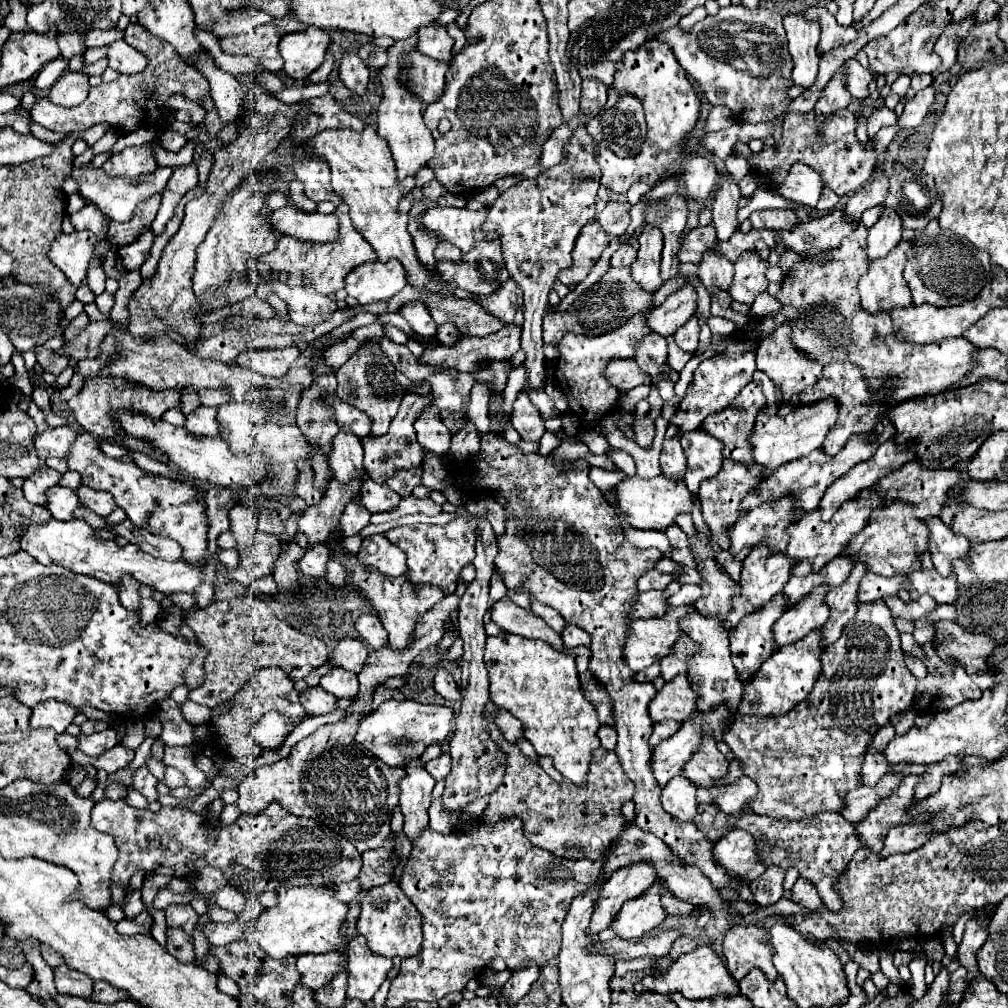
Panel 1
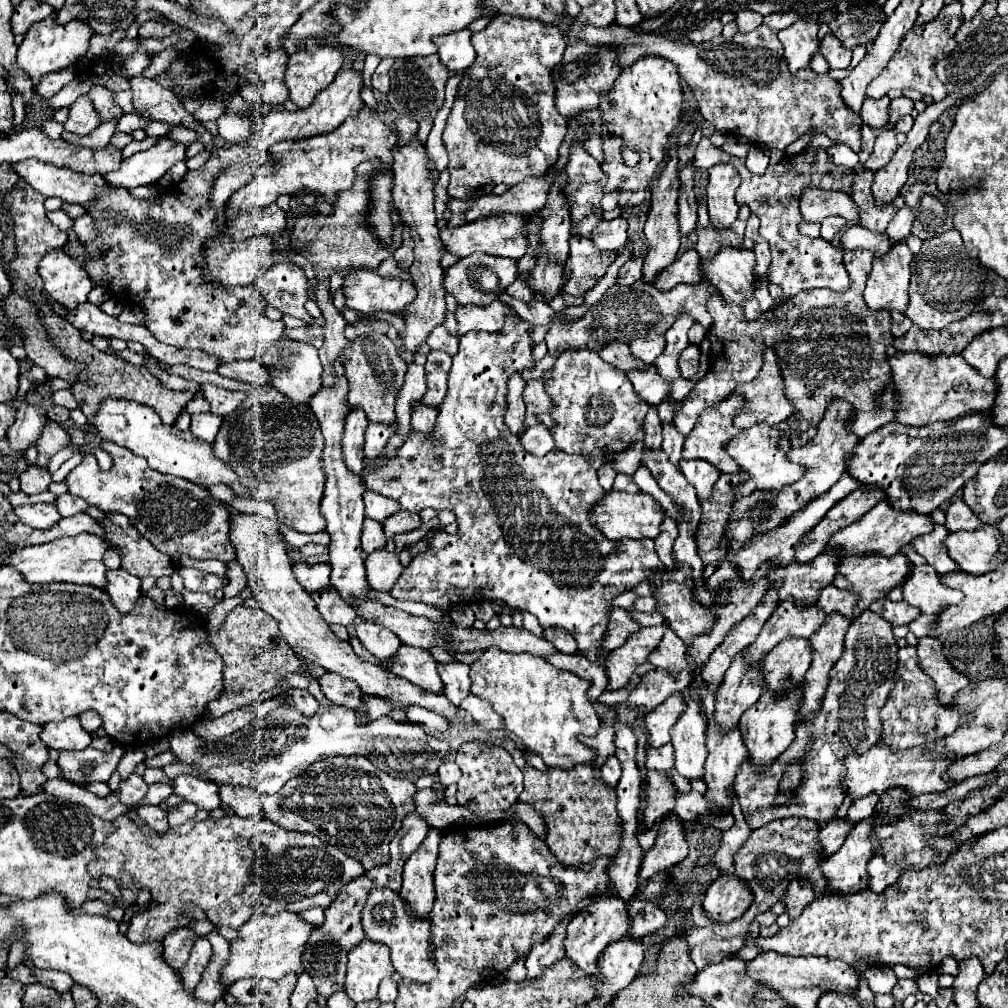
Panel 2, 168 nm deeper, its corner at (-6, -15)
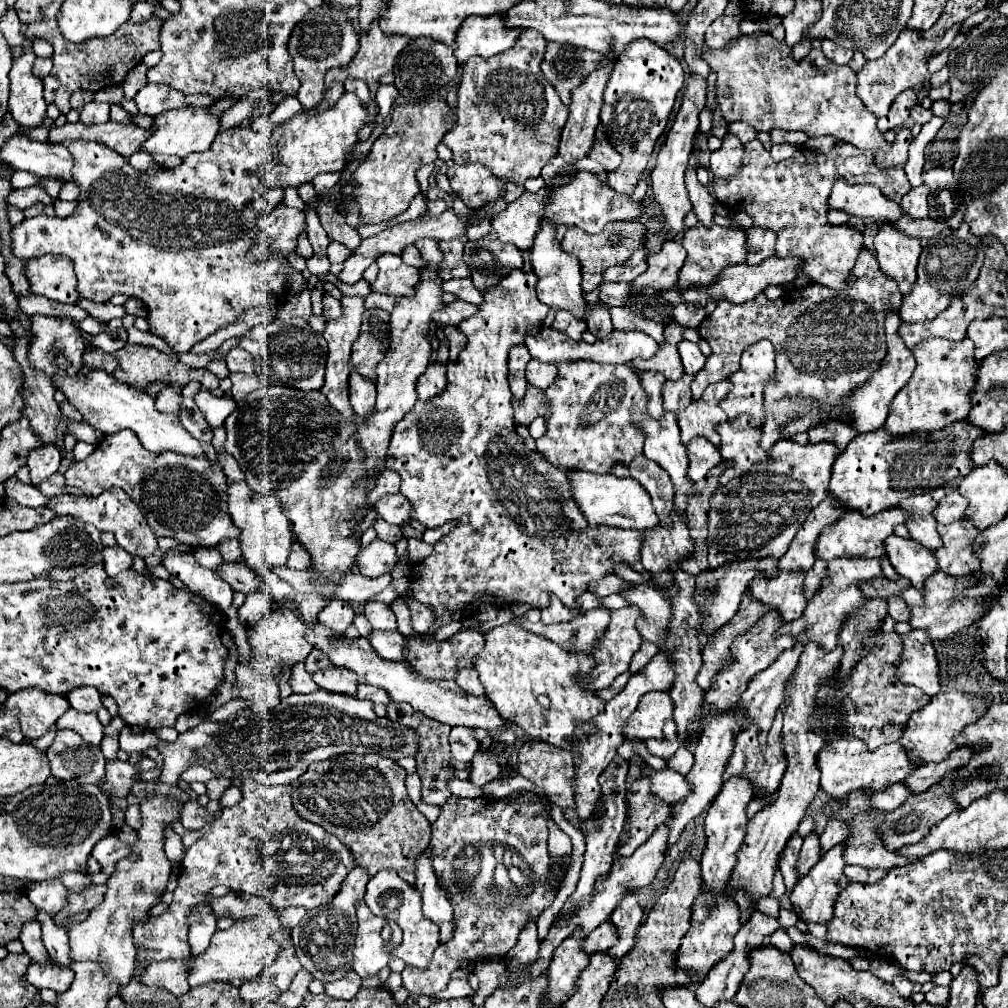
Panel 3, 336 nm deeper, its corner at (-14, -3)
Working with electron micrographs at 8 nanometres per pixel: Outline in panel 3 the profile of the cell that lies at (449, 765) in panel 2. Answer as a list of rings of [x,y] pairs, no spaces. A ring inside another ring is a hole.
[[[453,727],[449,735],[449,745],[453,759],[463,763],[469,763],[473,759],[473,753],[479,749],[479,741],[467,727]]]

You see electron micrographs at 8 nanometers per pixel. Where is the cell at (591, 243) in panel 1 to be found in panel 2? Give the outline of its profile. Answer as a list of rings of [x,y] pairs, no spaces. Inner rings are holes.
[[[571,237],[571,279],[563,287],[569,295],[585,295],[605,275],[607,267],[615,261],[617,251],[599,251],[585,237]]]

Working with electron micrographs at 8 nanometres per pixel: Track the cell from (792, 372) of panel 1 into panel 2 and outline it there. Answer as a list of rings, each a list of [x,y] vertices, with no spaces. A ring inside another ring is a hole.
[[[771,347],[763,353],[763,367],[757,379],[739,385],[735,393],[745,399],[745,405],[733,419],[737,429],[747,429],[757,421],[777,425],[787,421],[791,415],[791,403],[787,403],[783,395],[783,385],[779,383],[779,365]]]

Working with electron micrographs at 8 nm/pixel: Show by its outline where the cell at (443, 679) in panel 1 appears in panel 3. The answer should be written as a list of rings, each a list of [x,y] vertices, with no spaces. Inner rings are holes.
[[[373,631],[367,639],[383,659],[407,661],[407,637],[399,631]]]

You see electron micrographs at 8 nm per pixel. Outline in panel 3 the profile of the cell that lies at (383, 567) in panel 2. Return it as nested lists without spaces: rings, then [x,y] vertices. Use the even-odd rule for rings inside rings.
[[[375,539],[373,543],[361,549],[357,563],[359,563],[359,571],[365,577],[379,577],[391,573],[397,563],[397,549],[387,541]]]

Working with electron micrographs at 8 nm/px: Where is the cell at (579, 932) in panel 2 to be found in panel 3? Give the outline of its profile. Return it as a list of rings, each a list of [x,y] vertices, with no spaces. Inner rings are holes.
[[[571,935],[571,939],[565,939],[551,957],[551,965],[547,969],[547,999],[555,1007],[571,997],[571,991],[575,989],[581,971],[589,963],[589,955],[583,953],[583,943],[585,935]]]

